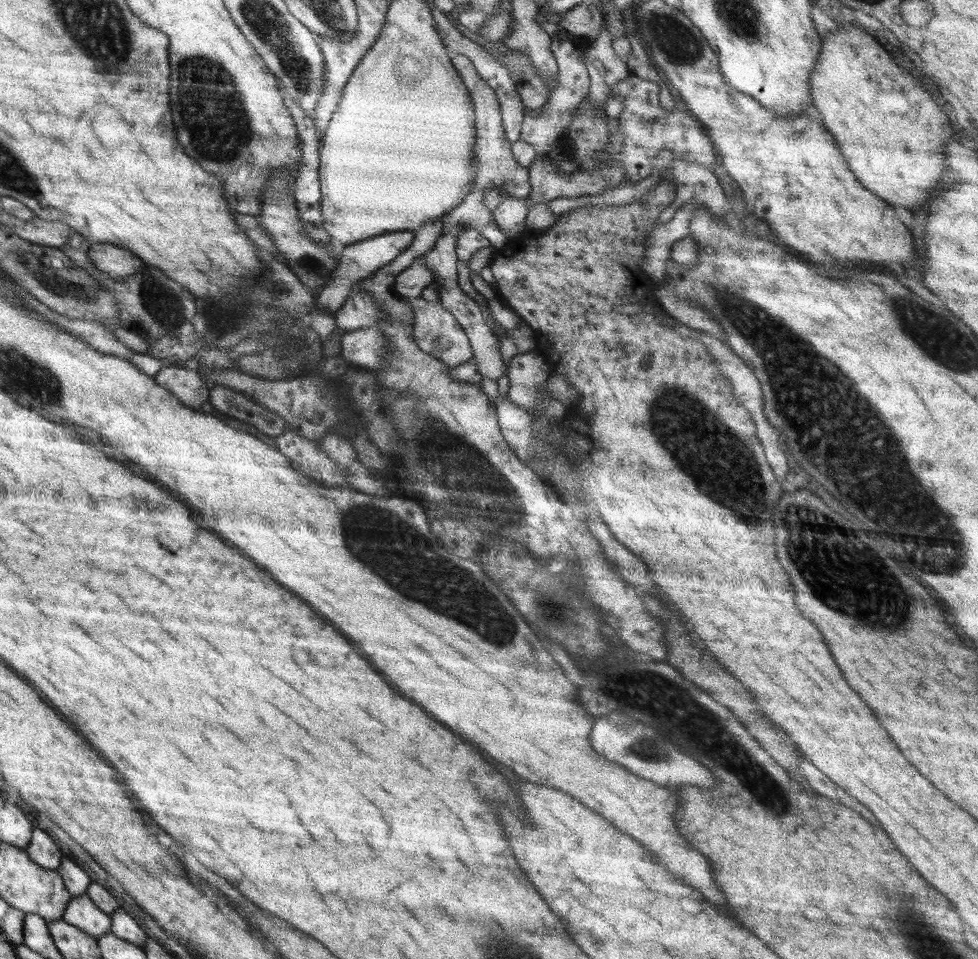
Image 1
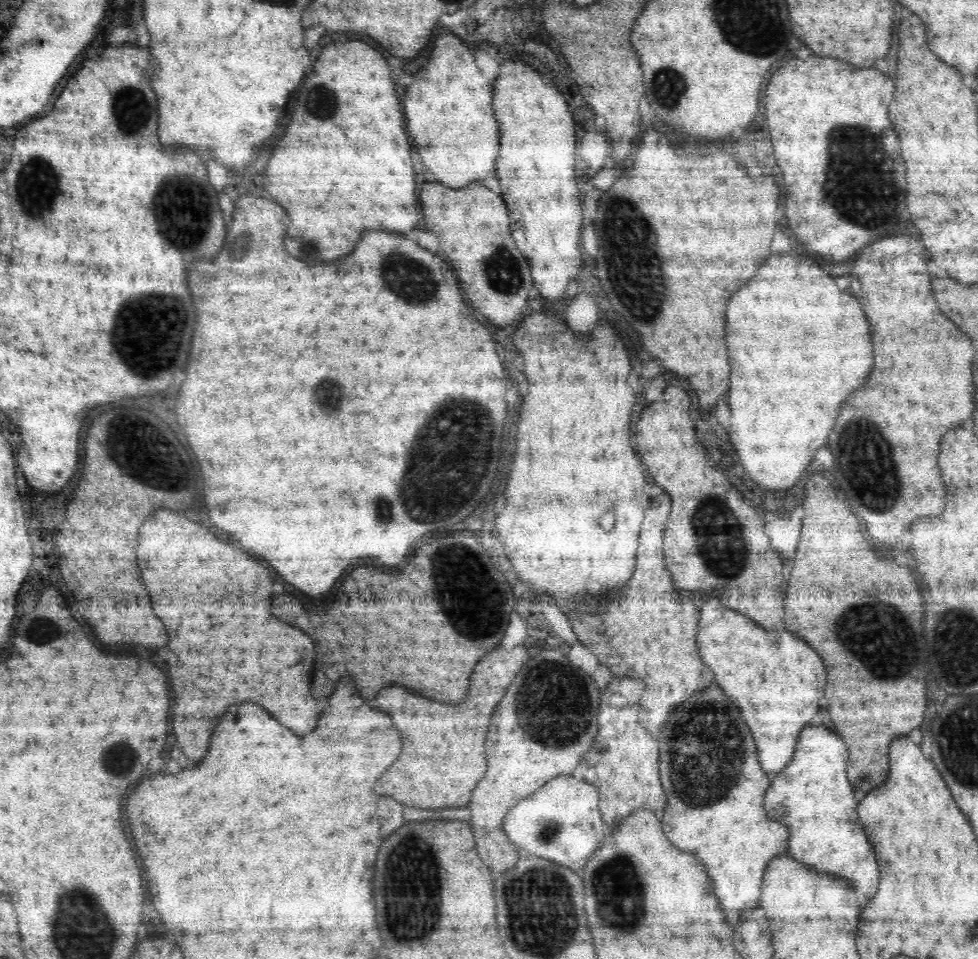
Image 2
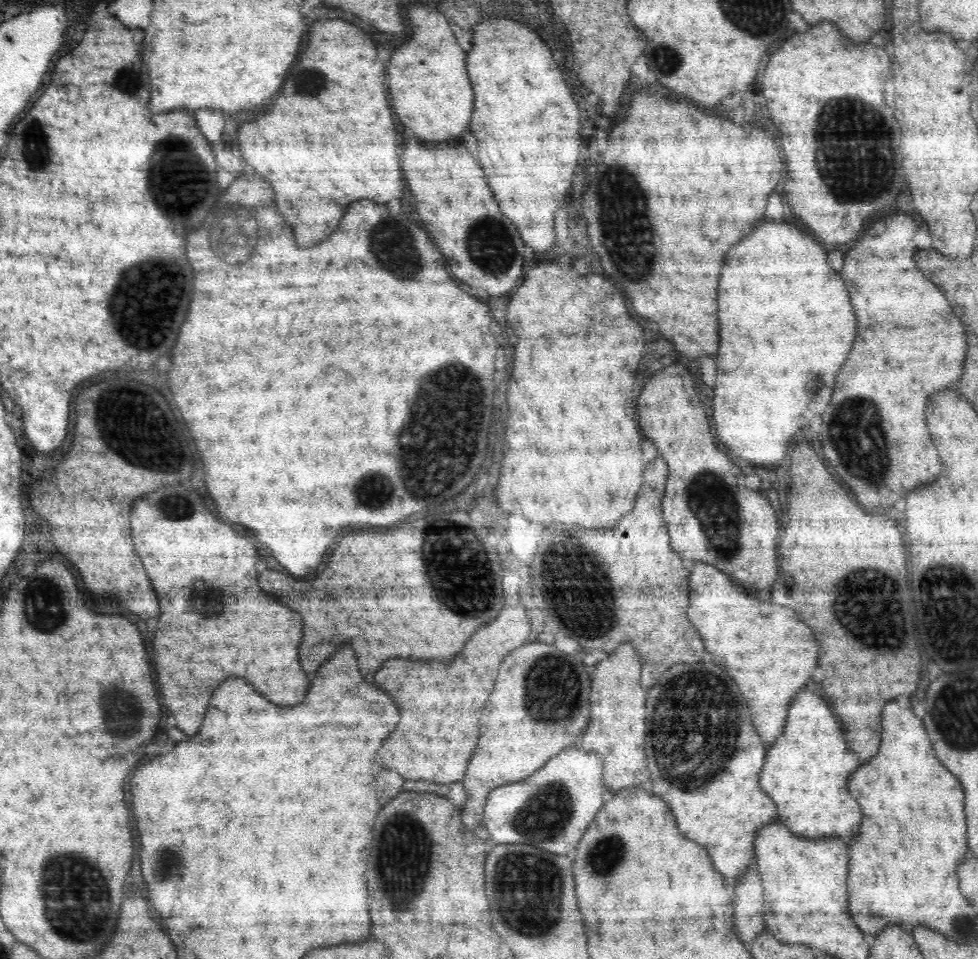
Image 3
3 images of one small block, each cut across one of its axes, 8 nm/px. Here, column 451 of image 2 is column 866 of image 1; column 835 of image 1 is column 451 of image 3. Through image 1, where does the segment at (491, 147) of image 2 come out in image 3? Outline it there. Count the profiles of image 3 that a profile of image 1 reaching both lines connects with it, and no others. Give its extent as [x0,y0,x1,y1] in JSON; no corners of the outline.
[388,6,474,144]

